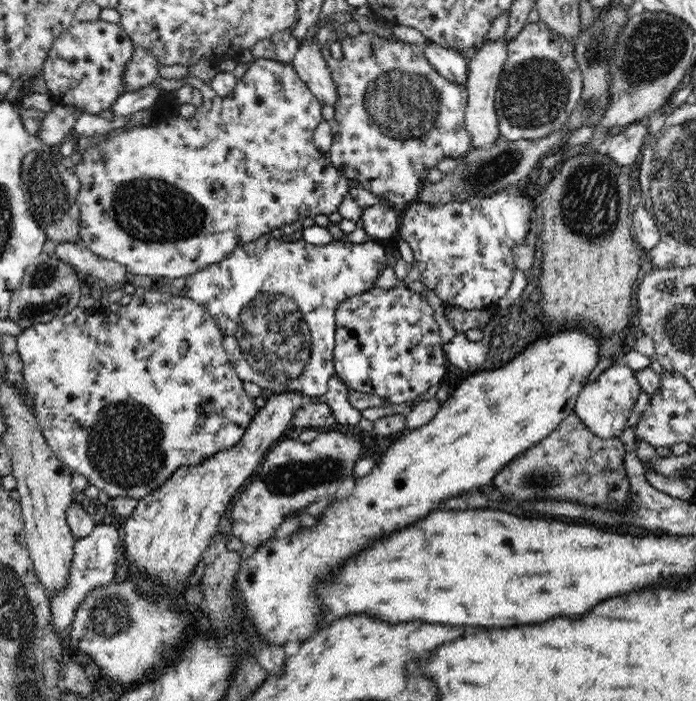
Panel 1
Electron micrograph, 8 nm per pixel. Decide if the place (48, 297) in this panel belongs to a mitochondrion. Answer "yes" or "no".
yes

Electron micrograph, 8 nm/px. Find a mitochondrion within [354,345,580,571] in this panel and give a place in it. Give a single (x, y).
(534, 478)

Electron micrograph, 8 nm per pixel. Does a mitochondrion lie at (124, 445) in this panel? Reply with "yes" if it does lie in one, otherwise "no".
yes

